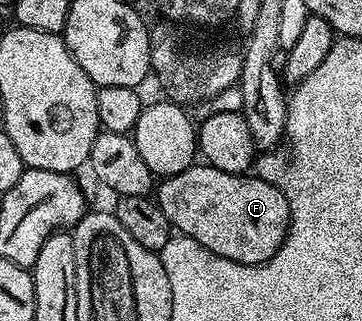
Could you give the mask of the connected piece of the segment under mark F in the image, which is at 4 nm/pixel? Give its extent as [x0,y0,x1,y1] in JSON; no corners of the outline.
[153,164,291,266]

